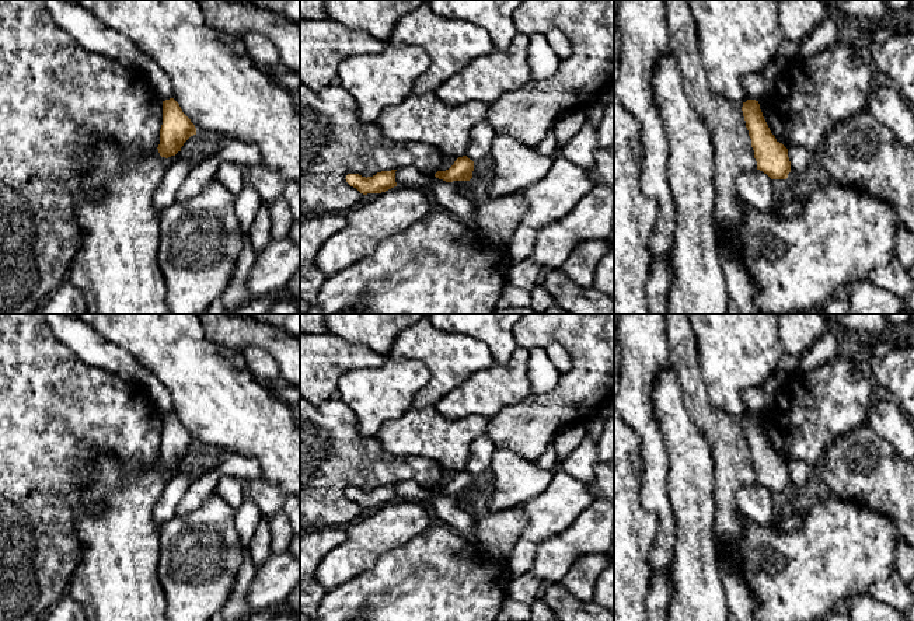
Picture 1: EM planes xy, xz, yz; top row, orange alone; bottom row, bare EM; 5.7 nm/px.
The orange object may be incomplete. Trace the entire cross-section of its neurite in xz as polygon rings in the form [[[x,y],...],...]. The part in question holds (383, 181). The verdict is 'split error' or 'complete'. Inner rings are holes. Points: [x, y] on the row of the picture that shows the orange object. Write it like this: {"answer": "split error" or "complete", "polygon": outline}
{"answer": "complete", "polygon": [[[397,170],[381,171],[367,178],[359,174],[348,174],[345,179],[363,195],[381,193],[397,186],[395,171]]]}

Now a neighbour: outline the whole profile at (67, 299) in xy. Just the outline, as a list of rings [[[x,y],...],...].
[[[69,280],[35,314],[87,314],[87,303],[83,292]]]

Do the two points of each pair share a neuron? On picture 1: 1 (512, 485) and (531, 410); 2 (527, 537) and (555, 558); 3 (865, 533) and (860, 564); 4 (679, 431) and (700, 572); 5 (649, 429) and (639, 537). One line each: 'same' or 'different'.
1: different
2: different
3: same
4: same
5: different

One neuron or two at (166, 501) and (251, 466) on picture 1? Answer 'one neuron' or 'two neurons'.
two neurons

